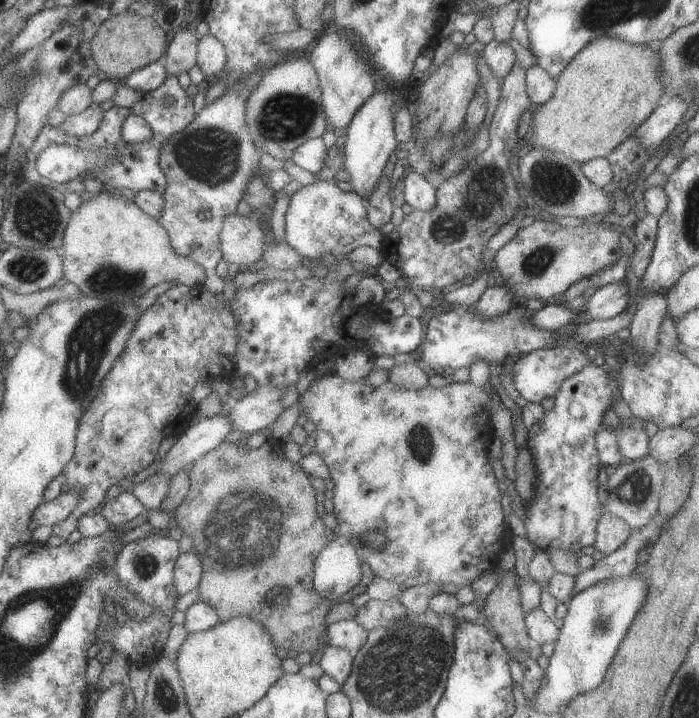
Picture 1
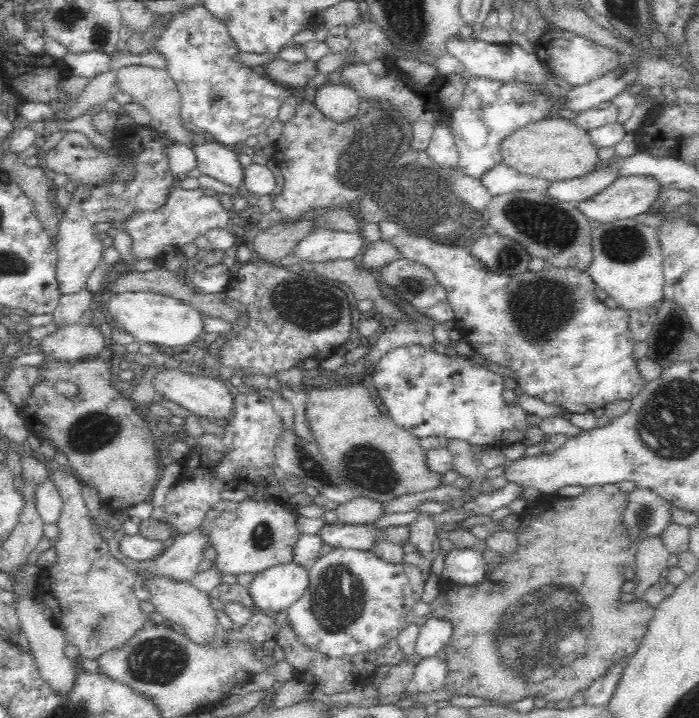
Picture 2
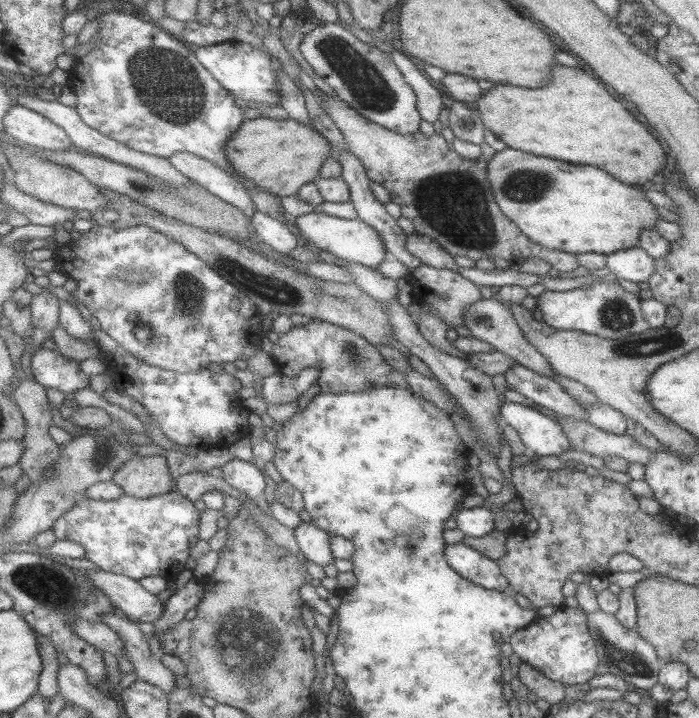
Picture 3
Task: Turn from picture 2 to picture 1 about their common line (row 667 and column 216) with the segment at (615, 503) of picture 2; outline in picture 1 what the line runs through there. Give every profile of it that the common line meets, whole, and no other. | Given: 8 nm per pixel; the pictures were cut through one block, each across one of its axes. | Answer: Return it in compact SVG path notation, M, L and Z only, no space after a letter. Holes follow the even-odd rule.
M221 442L215 450L207 452L205 456L201 456L199 460L193 462L189 472L188 491L181 503L175 507L172 518L175 524L182 529L183 534L192 538L194 550L202 558L204 564L204 576L199 586L199 600L211 604L219 612L222 622L227 622L243 615L253 616L255 620L259 620L267 626L267 632L270 632L273 642L279 649L297 650L299 653L307 651L312 655L321 648L321 644L329 643L329 635L327 634L329 627L325 624L325 620L327 620L327 614L329 614L331 608L338 602L349 602L355 596L367 593L369 585L373 582L376 574L372 570L370 570L371 572L365 572L361 584L352 588L339 600L329 600L319 594L318 588L315 588L315 561L319 554L323 552L323 549L327 548L335 540L337 534L319 516L319 496L315 496L315 491L317 490L315 490L315 484L311 484L311 477L315 478L315 476L311 476L310 472L307 472L306 468L302 467L300 462L291 462L291 456L287 456L287 452L283 452L283 444L271 444L269 442L269 444L264 443L259 449L252 449L248 445L241 447L234 442Z

